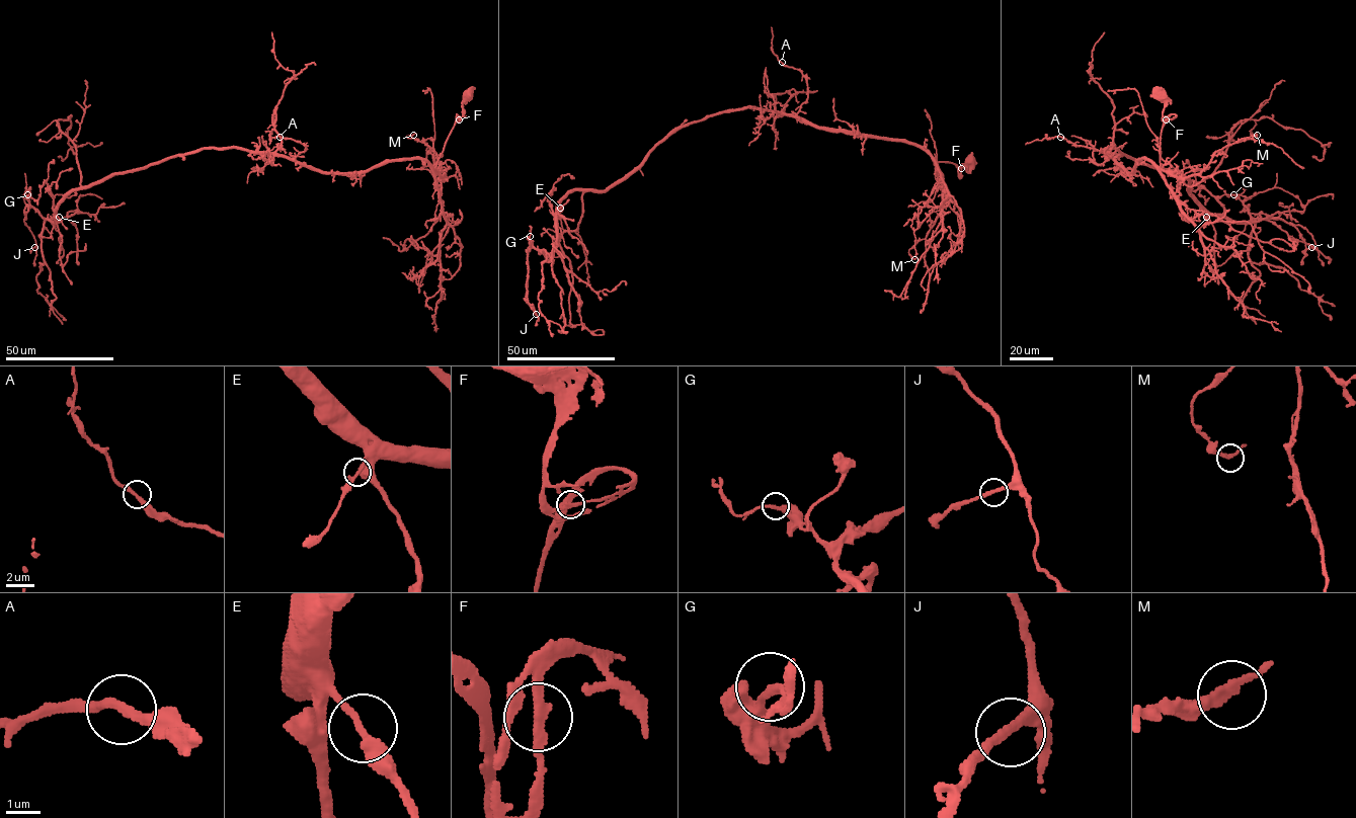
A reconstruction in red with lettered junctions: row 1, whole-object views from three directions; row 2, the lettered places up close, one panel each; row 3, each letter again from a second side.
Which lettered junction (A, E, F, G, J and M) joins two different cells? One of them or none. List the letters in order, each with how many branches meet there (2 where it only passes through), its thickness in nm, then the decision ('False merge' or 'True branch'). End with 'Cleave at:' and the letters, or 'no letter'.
A: Branches: 2. Thickness 280 nm. True branch
E: Branches: 2. Thickness 240 nm. True branch
F: Branches: 2. Thickness 240 nm. True branch
G: Branches: 2. Thickness 200 nm. True branch
J: Branches: 2. Thickness 220 nm. True branch
M: Branches: 2. Thickness 240 nm. True branch
Cleave at: no letter

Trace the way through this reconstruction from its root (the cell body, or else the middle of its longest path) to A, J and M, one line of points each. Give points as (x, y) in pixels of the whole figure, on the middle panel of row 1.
A: (970, 162), (959, 177), (954, 164), (912, 145), (804, 123), (797, 113), (806, 77), (782, 62)
J: (970, 162), (959, 177), (899, 141), (706, 115), (561, 200), (553, 250), (526, 250), (536, 314)
M: (970, 162), (961, 166), (959, 177), (954, 164), (937, 162), (946, 202), (927, 236), (909, 250), (914, 259)

